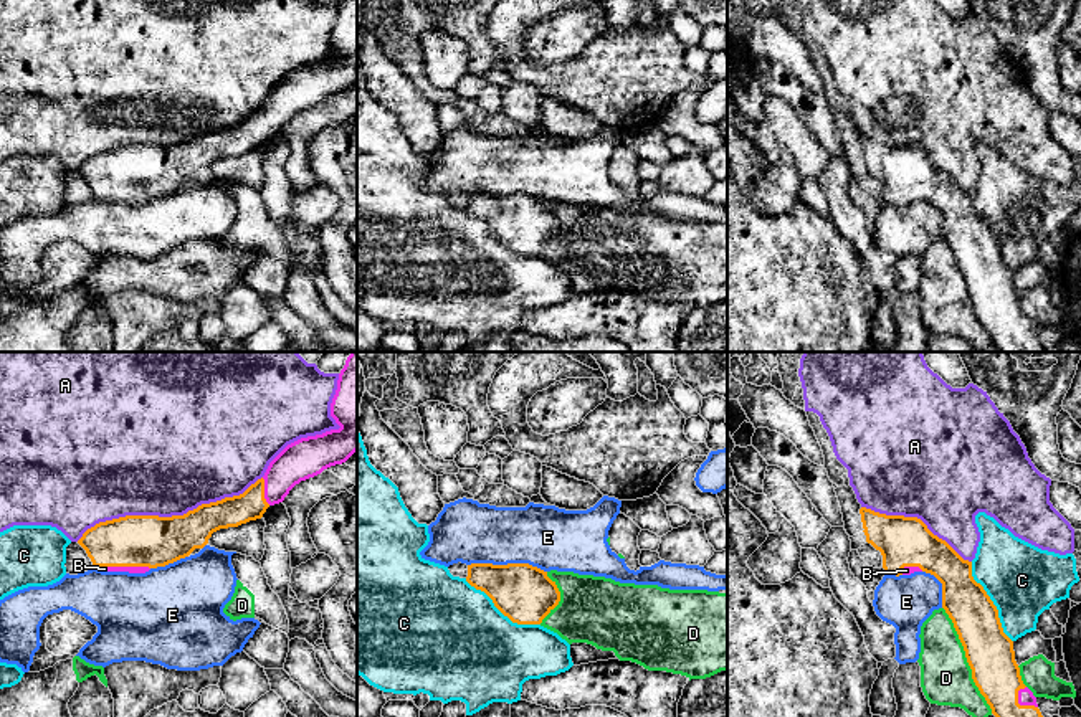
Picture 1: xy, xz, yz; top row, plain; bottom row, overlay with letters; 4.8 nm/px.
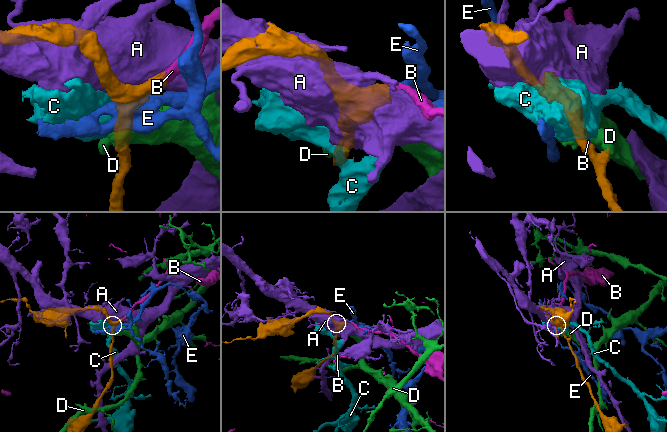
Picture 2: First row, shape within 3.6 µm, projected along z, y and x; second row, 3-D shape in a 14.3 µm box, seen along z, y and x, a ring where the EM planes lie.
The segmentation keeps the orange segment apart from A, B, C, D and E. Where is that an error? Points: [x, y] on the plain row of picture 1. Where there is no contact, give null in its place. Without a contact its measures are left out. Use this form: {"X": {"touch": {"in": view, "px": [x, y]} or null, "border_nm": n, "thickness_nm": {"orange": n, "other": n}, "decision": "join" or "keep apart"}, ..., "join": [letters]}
{"A": {"touch": {"in": "xy", "px": [169, 147]}, "border_nm": 950, "thickness_nm": {"orange": 260, "other": 480}, "decision": "keep apart"}, "B": {"touch": {"in": "xy", "px": [123, 195]}, "border_nm": 280, "thickness_nm": {"orange": 260, "other": 30}, "decision": "join"}, "C": {"touch": {"in": "yz", "px": [992, 232]}, "border_nm": 440, "thickness_nm": {"orange": 240, "other": 360}, "decision": "keep apart"}, "D": {"touch": {"in": "yz", "px": [967, 289]}, "border_nm": 550, "thickness_nm": {"orange": 240, "other": 260}, "decision": "keep apart"}, "E": {"touch": {"in": "xz", "px": [508, 194]}, "border_nm": 380, "thickness_nm": {"orange": 280, "other": 300}, "decision": "keep apart"}, "join": ["B"]}

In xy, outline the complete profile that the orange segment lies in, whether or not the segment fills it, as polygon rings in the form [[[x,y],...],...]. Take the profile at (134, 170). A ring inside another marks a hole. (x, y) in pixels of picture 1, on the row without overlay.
[[[340,0],[331,33],[331,46],[340,56],[339,59],[288,74],[269,93],[264,106],[243,124],[202,134],[183,145],[126,145],[99,152],[88,159],[78,173],[86,180],[93,197],[102,202],[145,203],[150,198],[165,197],[188,187],[195,178],[203,178],[213,162],[261,149],[266,139],[283,132],[296,114],[321,104],[331,96],[345,93],[357,81],[357,0]]]

